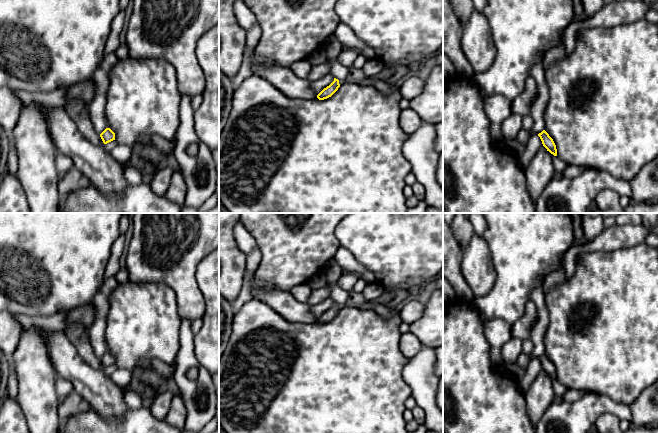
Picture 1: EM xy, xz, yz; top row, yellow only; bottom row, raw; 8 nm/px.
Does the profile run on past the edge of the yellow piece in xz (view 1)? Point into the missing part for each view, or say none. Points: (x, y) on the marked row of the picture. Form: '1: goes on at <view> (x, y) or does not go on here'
1: does not go on here

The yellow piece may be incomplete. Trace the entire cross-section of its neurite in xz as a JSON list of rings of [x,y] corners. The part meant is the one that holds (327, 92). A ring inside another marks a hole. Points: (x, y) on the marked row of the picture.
[[[334,78],[334,81],[329,86],[327,86],[326,88],[324,88],[317,95],[317,98],[319,100],[327,99],[327,98],[331,97],[338,90],[339,87],[340,87],[339,80],[336,79],[336,78]]]

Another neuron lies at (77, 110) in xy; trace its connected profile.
[[[73,100],[64,107],[68,116],[76,123],[81,134],[93,145],[103,147],[104,143],[100,135],[95,131],[90,119],[89,109],[85,102]]]

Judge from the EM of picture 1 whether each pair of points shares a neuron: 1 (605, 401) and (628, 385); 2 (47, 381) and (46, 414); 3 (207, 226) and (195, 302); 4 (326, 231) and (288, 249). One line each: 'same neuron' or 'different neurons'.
1: different neurons
2: same neuron
3: same neuron
4: same neuron

